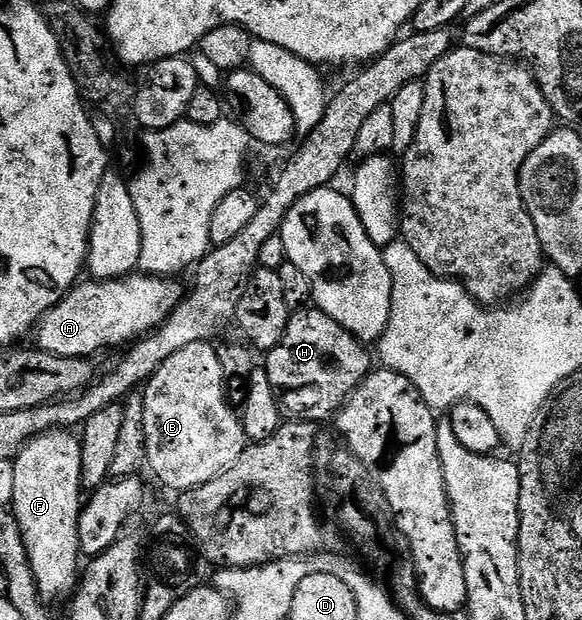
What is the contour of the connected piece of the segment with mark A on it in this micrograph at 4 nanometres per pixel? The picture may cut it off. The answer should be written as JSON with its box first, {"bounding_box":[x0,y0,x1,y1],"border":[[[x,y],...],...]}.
{"bounding_box":[35,272,183,359],"border":[[[134,272],[123,278],[85,281],[78,281],[77,285],[66,294],[64,300],[49,309],[37,323],[35,339],[37,338],[36,345],[40,349],[64,358],[92,359],[93,354],[99,353],[100,350],[109,350],[112,346],[124,347],[145,337],[146,334],[153,333],[158,327],[164,325],[169,314],[176,309],[183,297],[183,289],[181,290],[180,284],[177,283],[180,281],[156,278],[154,274]]]}

